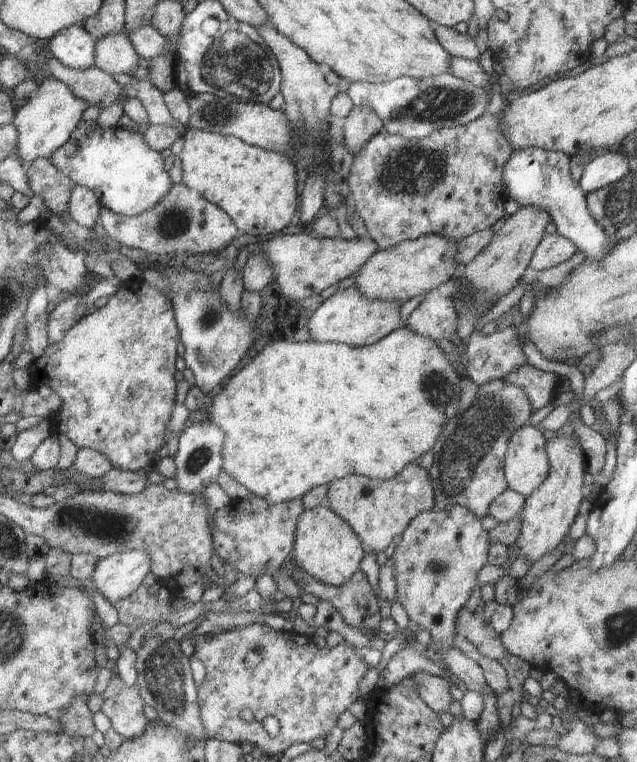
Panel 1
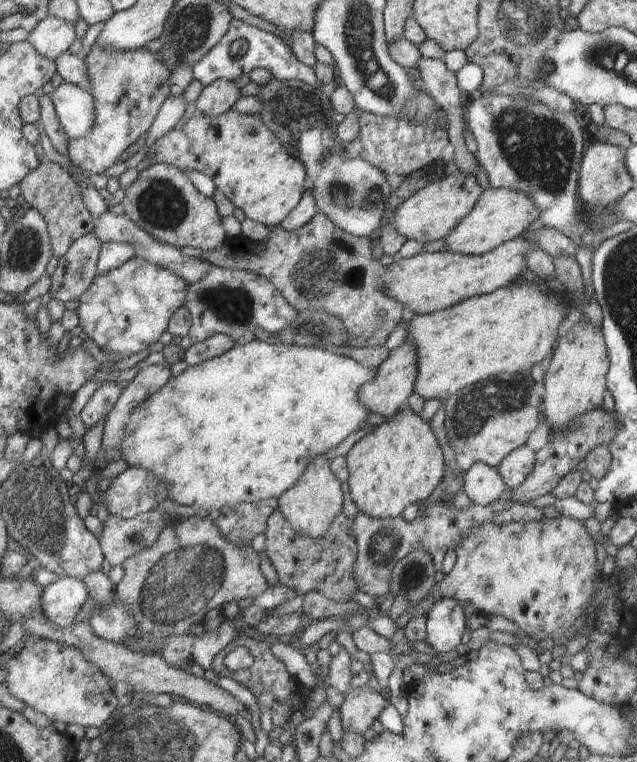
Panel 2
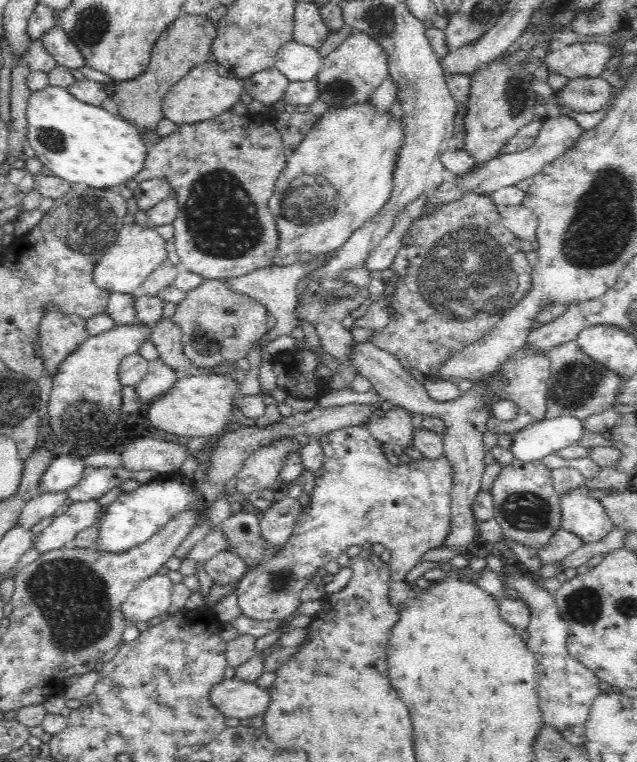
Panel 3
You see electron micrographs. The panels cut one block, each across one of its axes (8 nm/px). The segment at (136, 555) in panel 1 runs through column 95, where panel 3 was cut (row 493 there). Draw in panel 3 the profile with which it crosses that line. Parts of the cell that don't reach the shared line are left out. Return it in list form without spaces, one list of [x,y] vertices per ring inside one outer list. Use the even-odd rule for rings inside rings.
[[[582,487],[560,497],[561,528],[583,538],[583,542],[602,540],[615,524],[599,499],[587,495]]]

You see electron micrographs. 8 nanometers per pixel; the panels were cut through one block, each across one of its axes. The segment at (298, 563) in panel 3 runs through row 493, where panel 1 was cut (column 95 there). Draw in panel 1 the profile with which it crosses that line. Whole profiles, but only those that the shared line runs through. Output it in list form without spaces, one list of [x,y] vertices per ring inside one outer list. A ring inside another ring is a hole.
[[[132,278],[126,284],[122,284],[119,290],[110,296],[108,303],[99,308],[93,314],[88,314],[82,317],[66,334],[60,342],[54,345],[49,345],[44,352],[36,360],[36,364],[42,362],[42,368],[36,368],[38,374],[32,374],[32,384],[39,386],[40,389],[50,389],[51,392],[59,393],[64,407],[60,411],[62,425],[56,430],[55,436],[58,439],[59,433],[65,433],[66,436],[78,447],[78,449],[91,449],[100,452],[110,463],[114,469],[121,469],[124,471],[146,471],[153,467],[158,458],[158,453],[161,447],[166,444],[164,434],[169,425],[171,414],[176,401],[177,382],[175,374],[177,372],[175,363],[177,360],[177,346],[181,342],[180,334],[178,334],[178,327],[176,324],[173,306],[166,296],[160,290],[154,289],[152,284],[148,284],[146,280]]]

